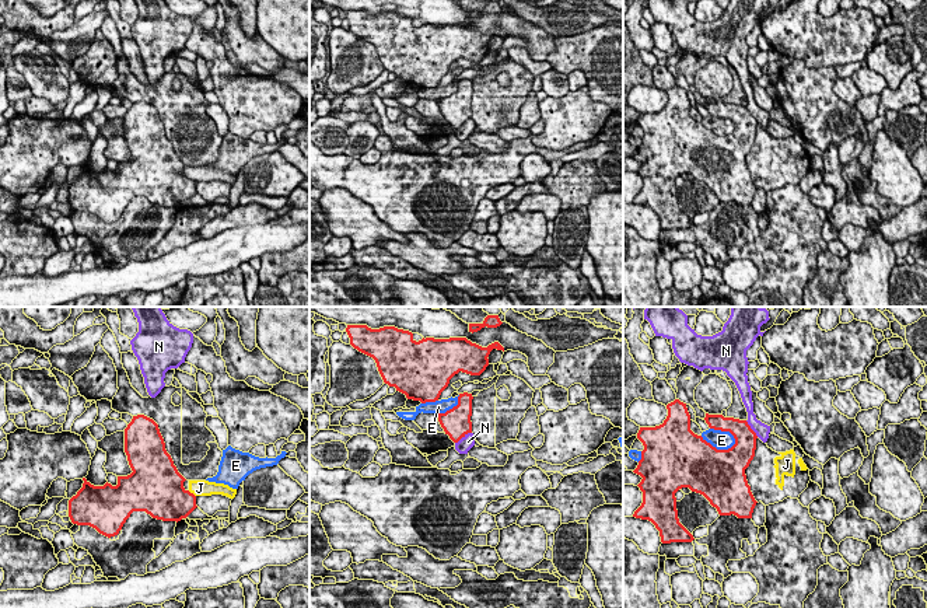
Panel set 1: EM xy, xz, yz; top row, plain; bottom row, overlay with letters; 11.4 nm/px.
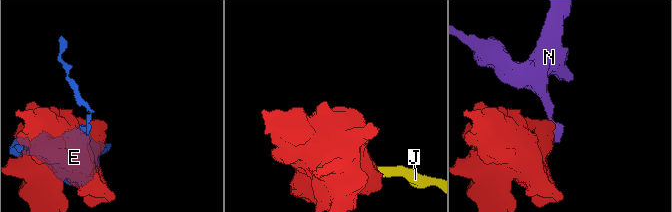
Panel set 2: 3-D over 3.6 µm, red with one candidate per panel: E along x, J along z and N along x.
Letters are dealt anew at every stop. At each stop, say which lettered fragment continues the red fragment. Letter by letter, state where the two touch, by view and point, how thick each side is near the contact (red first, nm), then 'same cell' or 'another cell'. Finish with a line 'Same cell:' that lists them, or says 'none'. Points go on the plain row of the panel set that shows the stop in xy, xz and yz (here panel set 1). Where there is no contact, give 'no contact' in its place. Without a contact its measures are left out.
E: meets red in yz at (719, 136); 500 nm thick on the red side, 220 nm on the other; another cell
J: meets red in xy at (192, 180); 400 nm thick on the red side, 190 nm on the other; another cell
N: meets red in xz at (462, 122); 320 nm thick on the red side, 160 nm on the other; another cell
Same cell: none

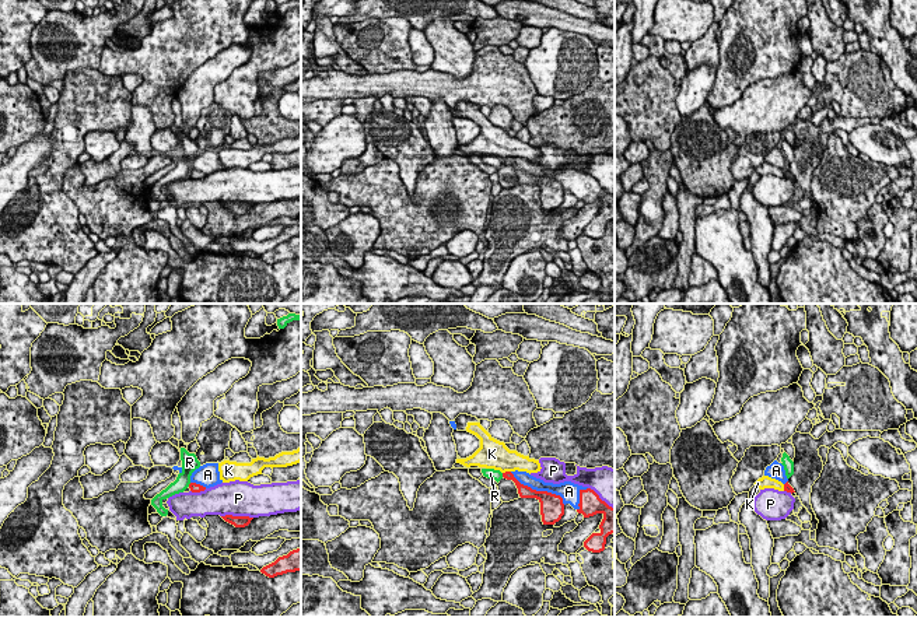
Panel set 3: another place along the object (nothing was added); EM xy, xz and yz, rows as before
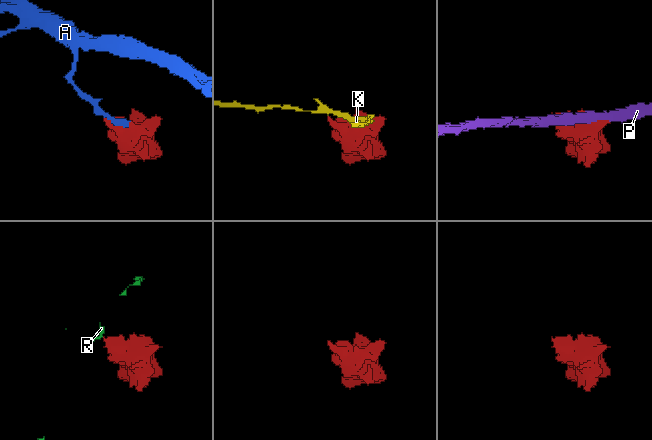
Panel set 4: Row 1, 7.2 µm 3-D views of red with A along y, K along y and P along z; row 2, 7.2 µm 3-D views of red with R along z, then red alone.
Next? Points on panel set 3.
A: meets red in xz at (539, 178); 280 nm thick on the red side, 140 nm on the other; same cell
K: meets red in xz at (506, 158); 90 nm thick on the red side, 320 nm on the other; another cell
P: meets red in xy at (237, 203); 130 nm thick on the red side, 420 nm on the other; another cell
R: meets red in xy at (189, 171); 100 nm thick on the red side, 190 nm on the other; another cell
Same cell: A

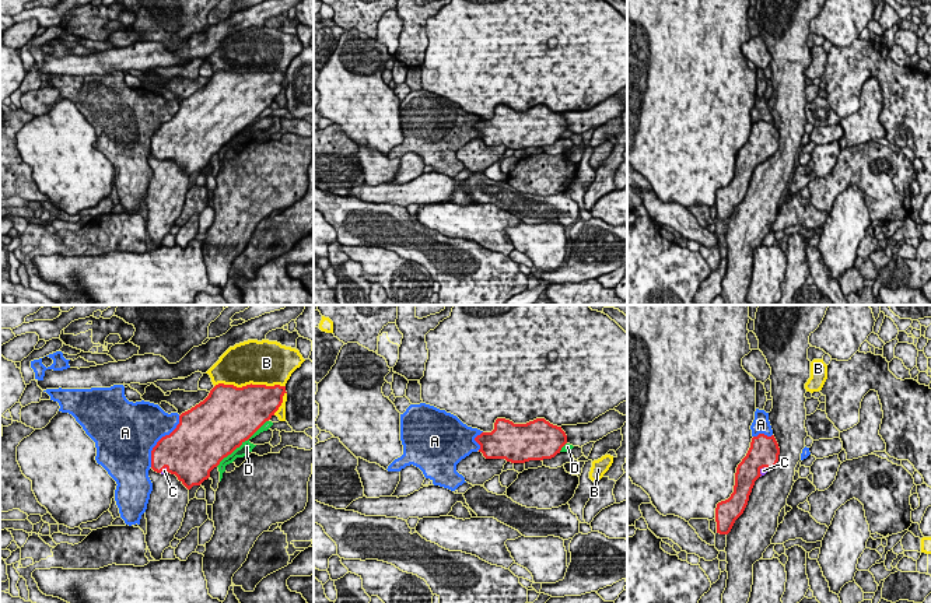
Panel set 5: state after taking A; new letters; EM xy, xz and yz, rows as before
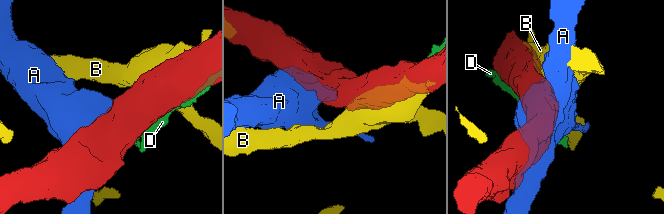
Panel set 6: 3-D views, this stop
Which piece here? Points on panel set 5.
A: meets red in xy at (160, 126); 440 nm thick on the red side, 500 nm on the other; another cell
B: meets red in xy at (251, 70); 480 nm thick on the red side, 500 nm on the other; another cell
C: meets red in yz at (762, 154); 340 nm thick on the red side, 70 nm on the other; same cell
D: meets red in xy at (241, 130); 500 nm thick on the red side, 140 nm on the other; another cell
Same cell: C

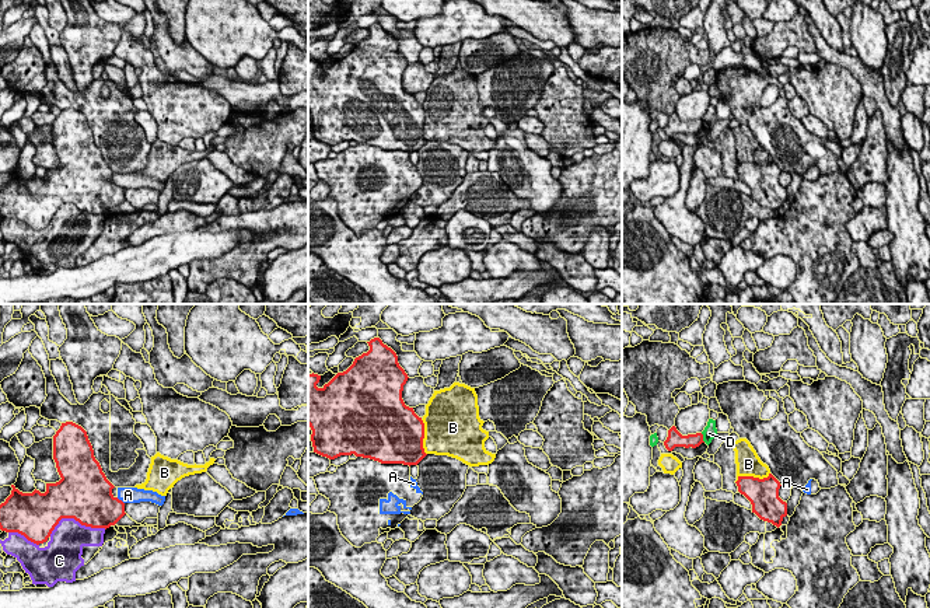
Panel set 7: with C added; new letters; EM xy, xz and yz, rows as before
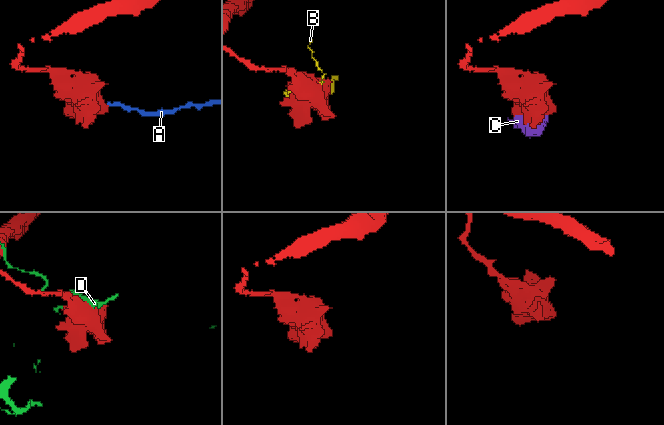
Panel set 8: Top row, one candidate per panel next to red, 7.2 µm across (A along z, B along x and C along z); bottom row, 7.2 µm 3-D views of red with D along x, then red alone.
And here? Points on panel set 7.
A: meets red in xy at (121, 187); 400 nm thick on the red side, 190 nm on the other; another cell
B: meets red in yz at (752, 163); 360 nm thick on the red side, 280 nm on the other; another cell
C: meets red in xy at (74, 205); 500 nm thick on the red side, 400 nm on the other; another cell
D: meets red in yz at (702, 123); 160 nm thick on the red side, 160 nm on the other; another cell
Same cell: none

